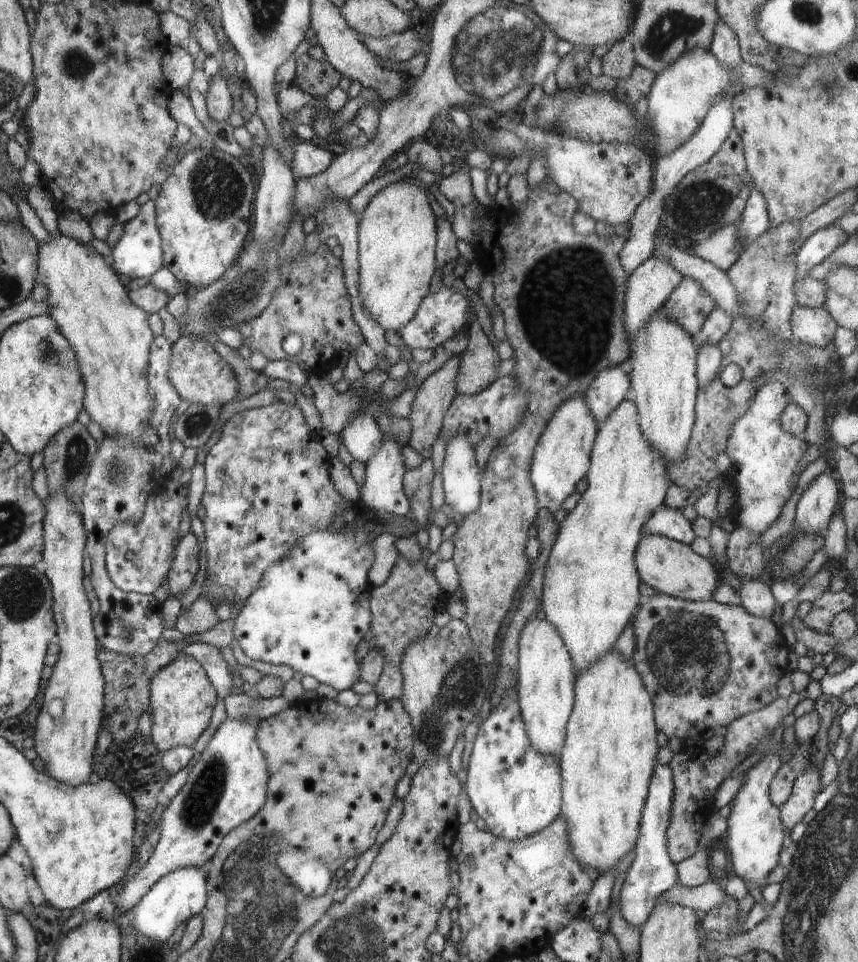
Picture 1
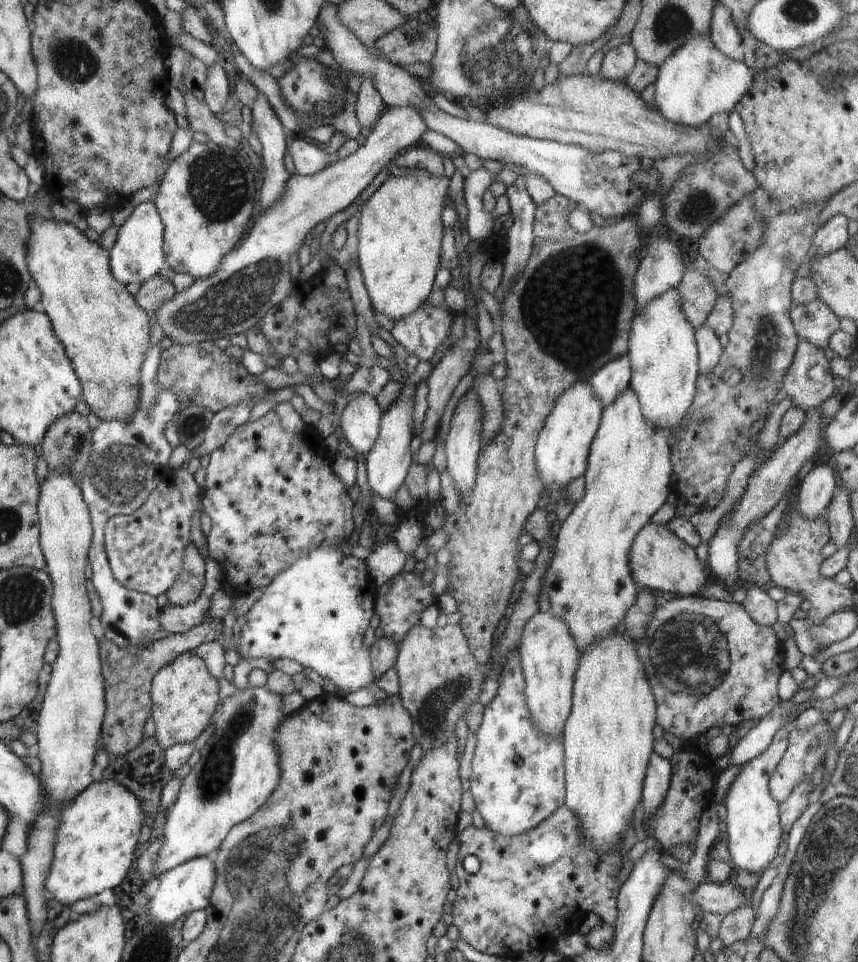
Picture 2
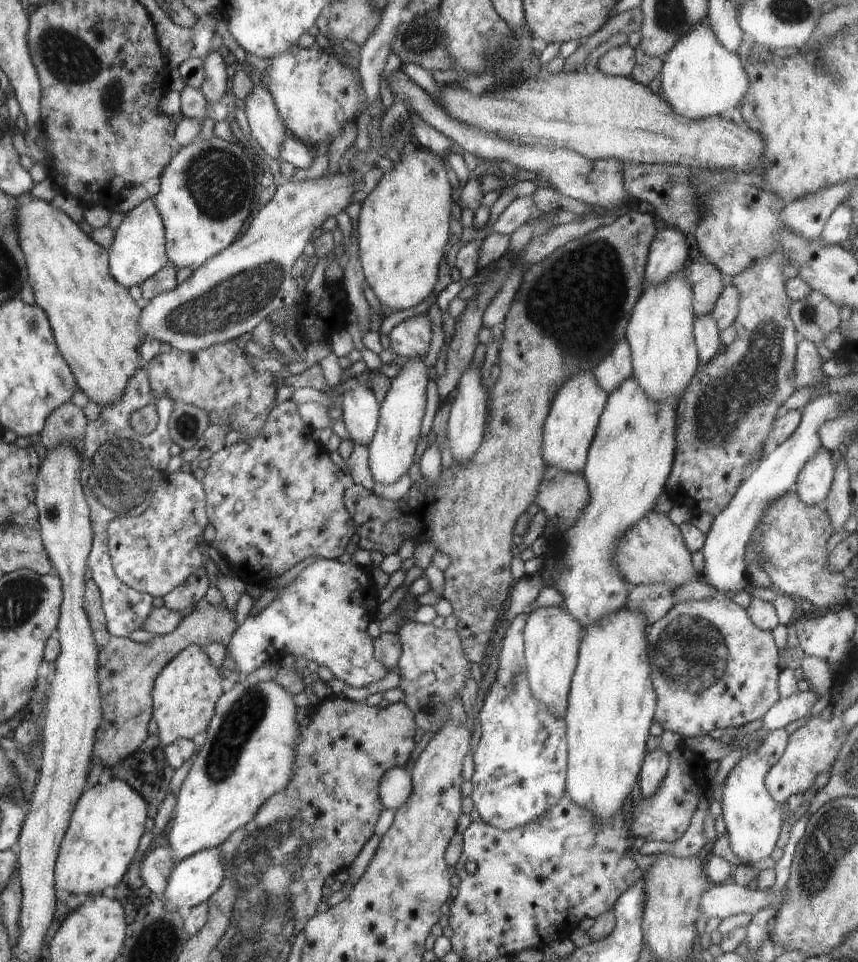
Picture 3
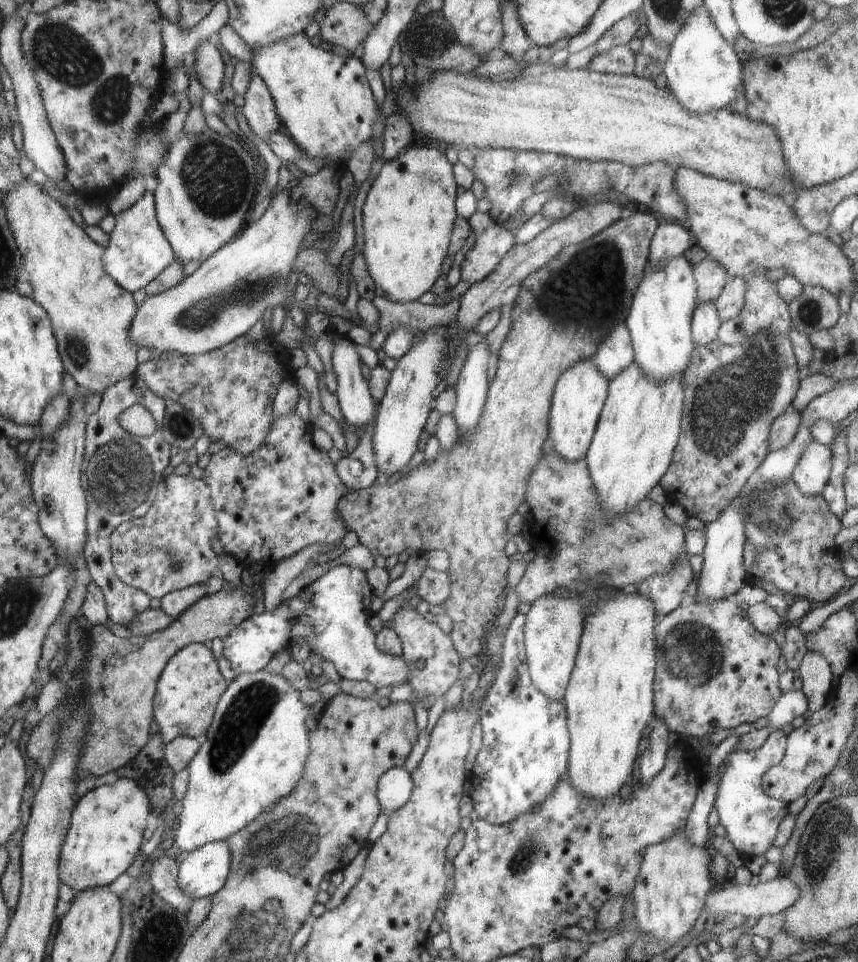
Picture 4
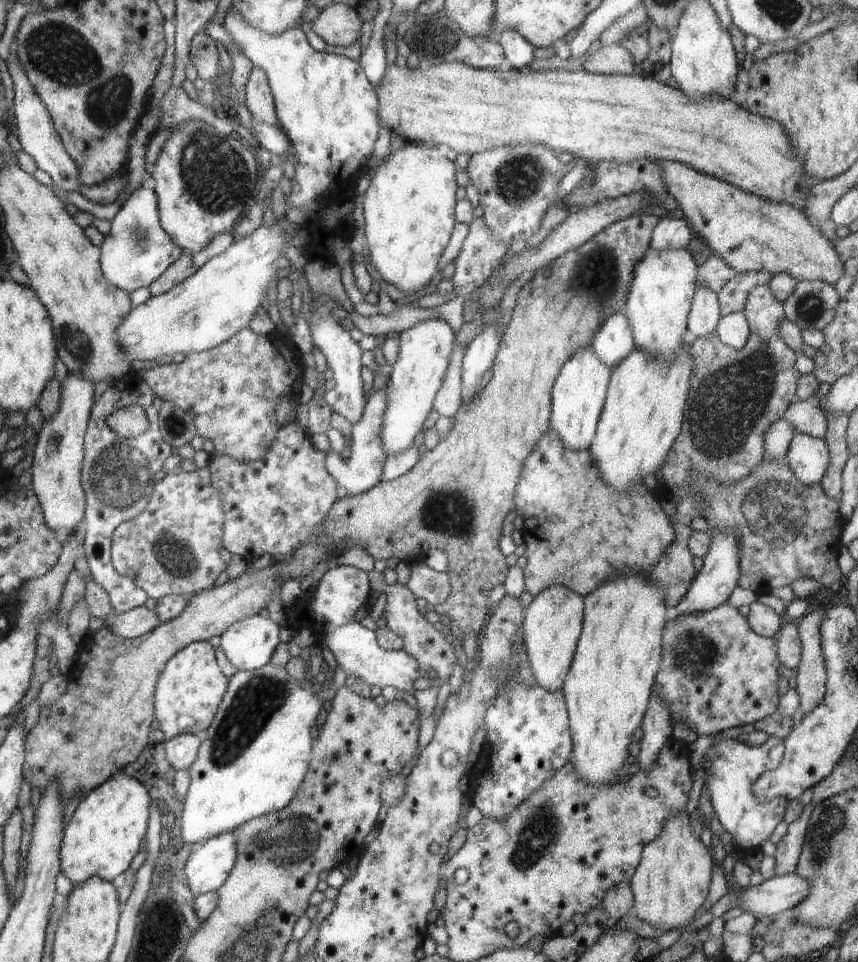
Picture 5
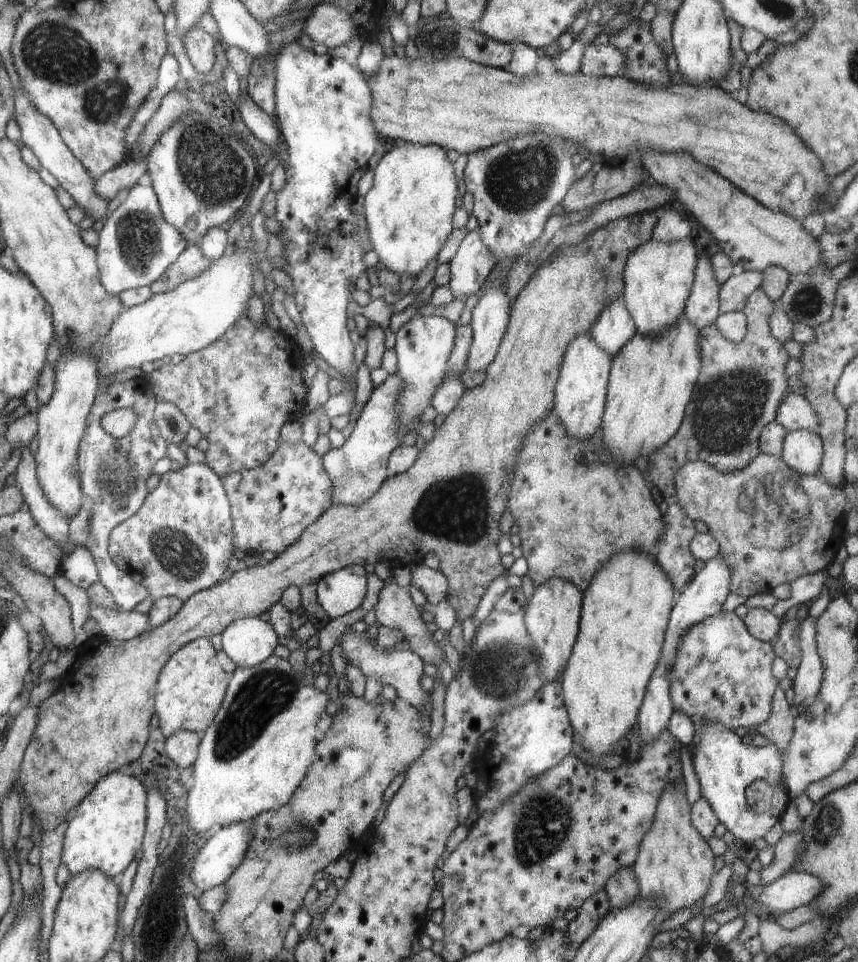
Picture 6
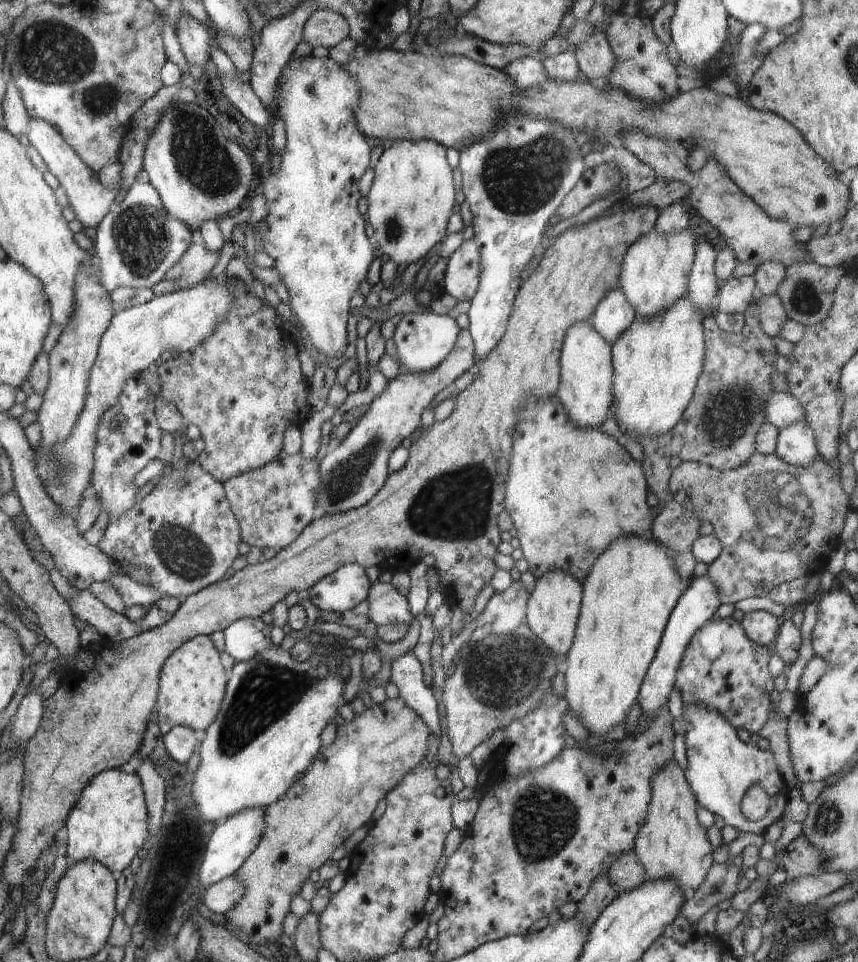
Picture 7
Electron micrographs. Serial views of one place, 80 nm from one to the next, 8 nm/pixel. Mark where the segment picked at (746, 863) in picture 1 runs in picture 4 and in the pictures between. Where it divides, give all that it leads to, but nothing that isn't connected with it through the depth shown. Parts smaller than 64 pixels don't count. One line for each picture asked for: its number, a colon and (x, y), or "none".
2: (752, 820)
3: (753, 819)
4: (751, 818)

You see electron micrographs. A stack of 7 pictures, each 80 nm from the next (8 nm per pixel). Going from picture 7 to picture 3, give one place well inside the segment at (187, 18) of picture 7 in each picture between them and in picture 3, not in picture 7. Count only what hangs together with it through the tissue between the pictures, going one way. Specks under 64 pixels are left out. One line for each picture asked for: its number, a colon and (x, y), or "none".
3: (214, 85)
4: (208, 64)
5: (203, 52)
6: (199, 45)

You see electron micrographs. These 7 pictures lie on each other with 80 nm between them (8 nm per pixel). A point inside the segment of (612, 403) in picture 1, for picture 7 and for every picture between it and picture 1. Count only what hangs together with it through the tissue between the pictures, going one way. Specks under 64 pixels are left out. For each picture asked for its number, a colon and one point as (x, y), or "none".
2: (612, 378)
3: (616, 366)
4: (615, 352)
5: (614, 341)
6: (614, 326)
7: (614, 313)

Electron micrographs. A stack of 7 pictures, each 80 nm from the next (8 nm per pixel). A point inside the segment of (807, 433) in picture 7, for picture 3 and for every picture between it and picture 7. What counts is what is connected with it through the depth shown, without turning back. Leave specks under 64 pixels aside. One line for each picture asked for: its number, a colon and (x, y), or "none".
3: (814, 479)
4: (811, 473)
5: (808, 456)
6: (802, 450)

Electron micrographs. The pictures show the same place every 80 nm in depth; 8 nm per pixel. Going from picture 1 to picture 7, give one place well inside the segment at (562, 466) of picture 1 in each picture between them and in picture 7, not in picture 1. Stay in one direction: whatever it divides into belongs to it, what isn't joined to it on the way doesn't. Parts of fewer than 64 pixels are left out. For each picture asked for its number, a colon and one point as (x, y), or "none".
2: (564, 442)
3: (570, 426)
4: (580, 392)
5: (578, 395)
6: (581, 389)
7: (585, 390)

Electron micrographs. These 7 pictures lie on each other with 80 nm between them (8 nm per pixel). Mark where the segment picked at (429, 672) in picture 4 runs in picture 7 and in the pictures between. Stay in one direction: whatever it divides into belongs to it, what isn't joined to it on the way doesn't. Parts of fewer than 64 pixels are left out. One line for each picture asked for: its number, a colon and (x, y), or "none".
5: (434, 652)
6: (394, 608)
7: (387, 606)

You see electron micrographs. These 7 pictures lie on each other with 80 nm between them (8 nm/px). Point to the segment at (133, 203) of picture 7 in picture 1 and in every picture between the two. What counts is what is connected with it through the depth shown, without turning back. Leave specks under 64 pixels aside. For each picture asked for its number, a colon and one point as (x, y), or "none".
1: (138, 254)
2: (137, 255)
3: (138, 251)
4: (137, 252)
5: (136, 251)
6: (136, 245)

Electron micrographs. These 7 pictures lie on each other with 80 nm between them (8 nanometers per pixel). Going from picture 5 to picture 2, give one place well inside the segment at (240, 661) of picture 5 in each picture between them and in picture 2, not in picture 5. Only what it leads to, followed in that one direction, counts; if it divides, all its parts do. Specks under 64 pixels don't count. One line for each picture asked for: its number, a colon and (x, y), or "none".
2: (316, 612)
3: (324, 615)
4: (331, 614)

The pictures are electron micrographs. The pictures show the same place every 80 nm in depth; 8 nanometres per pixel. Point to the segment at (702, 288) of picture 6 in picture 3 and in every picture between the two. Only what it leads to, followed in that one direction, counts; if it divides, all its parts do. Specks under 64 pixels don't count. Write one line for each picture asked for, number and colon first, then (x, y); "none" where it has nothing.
3: (706, 332)
4: (705, 322)
5: (704, 314)

